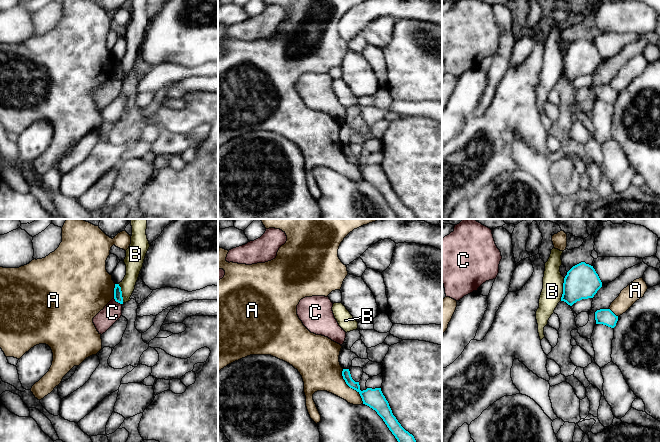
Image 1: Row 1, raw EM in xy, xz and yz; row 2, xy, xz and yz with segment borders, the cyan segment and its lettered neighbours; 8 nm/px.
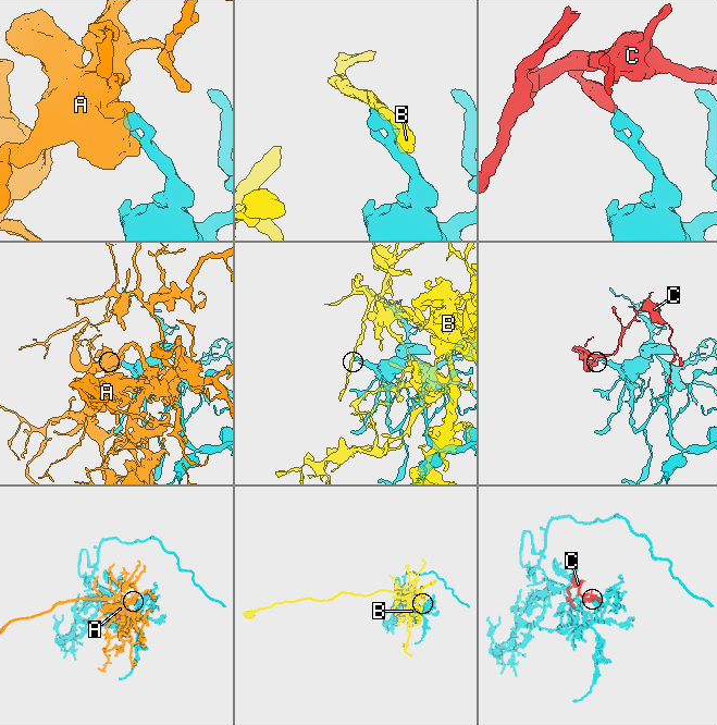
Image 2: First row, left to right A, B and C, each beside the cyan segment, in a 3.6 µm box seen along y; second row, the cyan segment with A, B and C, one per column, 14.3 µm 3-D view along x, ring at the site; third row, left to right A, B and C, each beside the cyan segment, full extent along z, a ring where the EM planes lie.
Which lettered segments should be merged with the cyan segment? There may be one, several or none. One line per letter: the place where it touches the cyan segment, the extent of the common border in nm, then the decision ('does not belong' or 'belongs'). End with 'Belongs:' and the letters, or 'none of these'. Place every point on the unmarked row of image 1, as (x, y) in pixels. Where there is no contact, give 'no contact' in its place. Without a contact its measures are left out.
A: xz (350, 163) | 320 nm | does not belong
B: yz (563, 65) | 190 nm | does not belong
C: xy (117, 77) | 90 nm | does not belong
Belongs: none of these

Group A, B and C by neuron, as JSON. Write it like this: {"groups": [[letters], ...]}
{"groups": [["A"], ["B"], ["C"]]}

